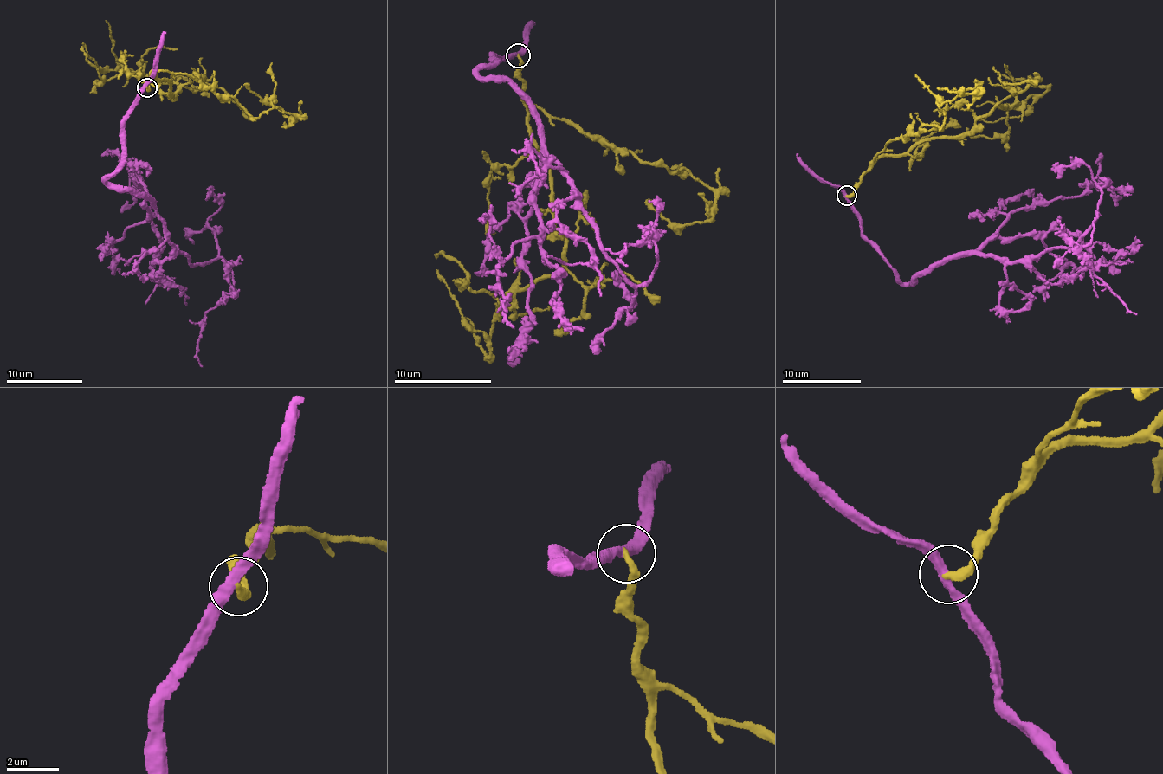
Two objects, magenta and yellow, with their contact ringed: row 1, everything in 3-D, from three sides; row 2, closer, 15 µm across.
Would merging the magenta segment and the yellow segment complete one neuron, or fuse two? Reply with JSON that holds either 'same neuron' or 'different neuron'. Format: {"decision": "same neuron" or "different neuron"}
{"decision": "different neuron"}

